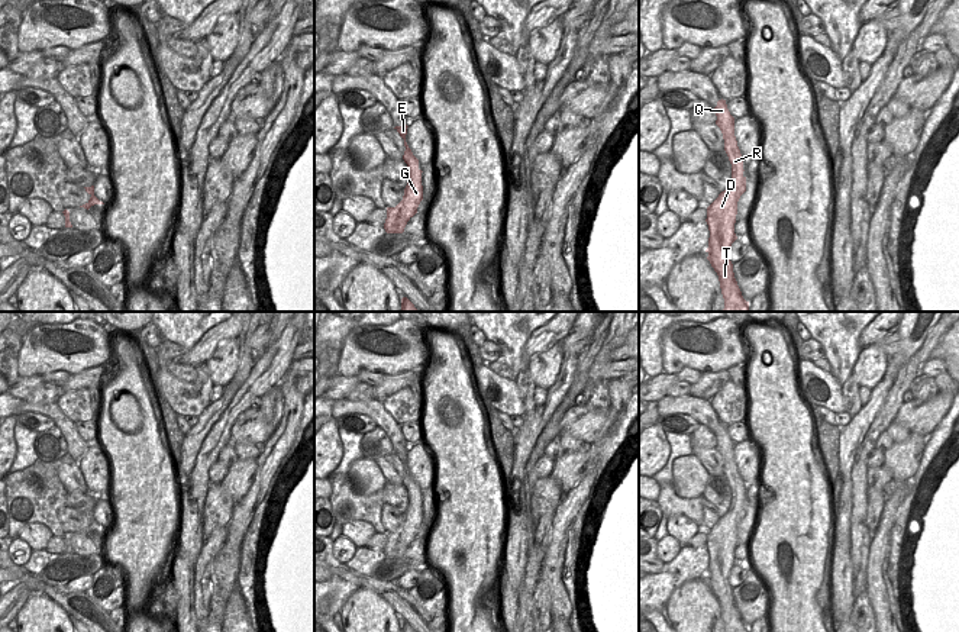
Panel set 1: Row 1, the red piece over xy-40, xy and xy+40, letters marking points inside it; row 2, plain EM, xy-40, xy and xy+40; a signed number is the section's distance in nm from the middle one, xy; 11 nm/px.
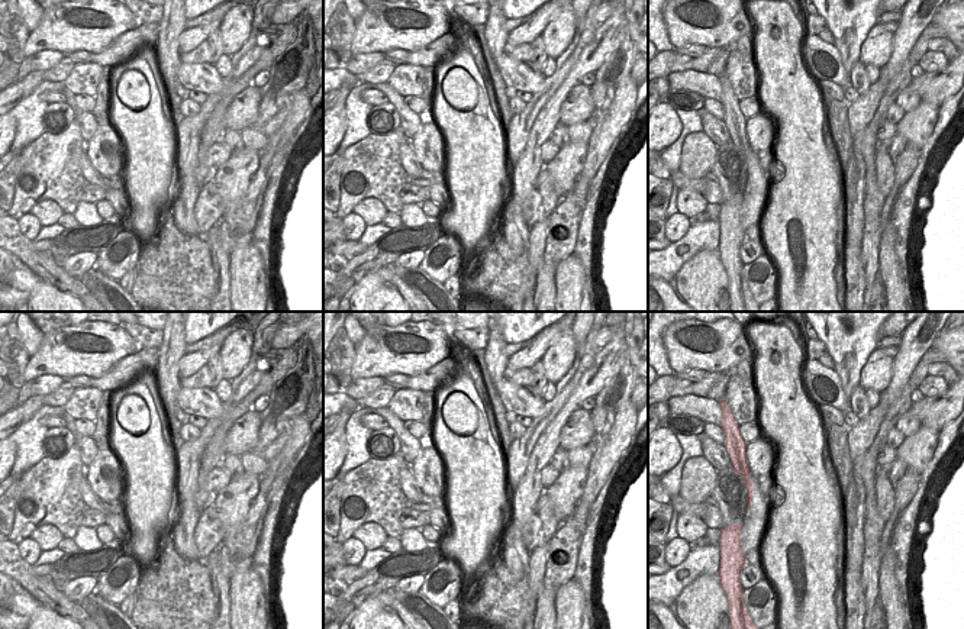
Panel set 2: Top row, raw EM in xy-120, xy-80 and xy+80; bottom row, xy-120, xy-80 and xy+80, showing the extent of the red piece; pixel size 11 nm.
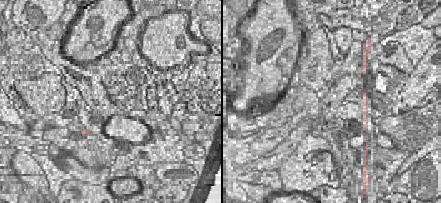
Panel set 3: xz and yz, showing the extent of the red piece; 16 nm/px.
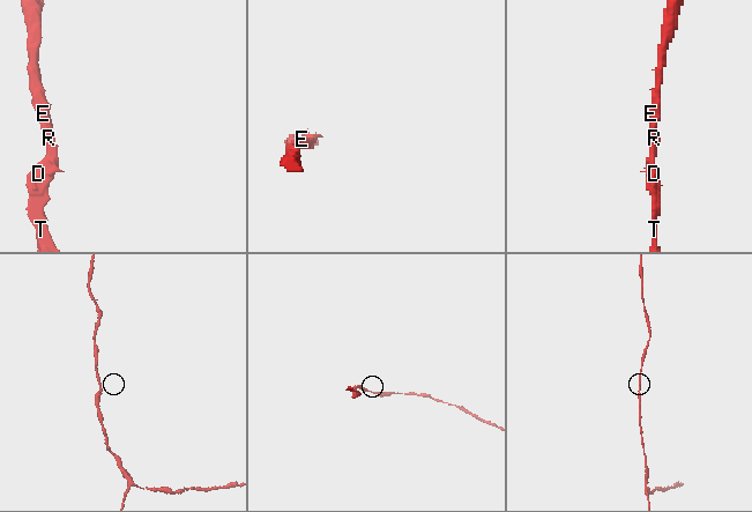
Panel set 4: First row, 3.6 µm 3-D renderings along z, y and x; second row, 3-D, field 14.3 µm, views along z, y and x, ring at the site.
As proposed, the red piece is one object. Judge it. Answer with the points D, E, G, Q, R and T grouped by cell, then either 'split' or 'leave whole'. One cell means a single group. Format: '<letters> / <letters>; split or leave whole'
D E G Q R T; leave whole

